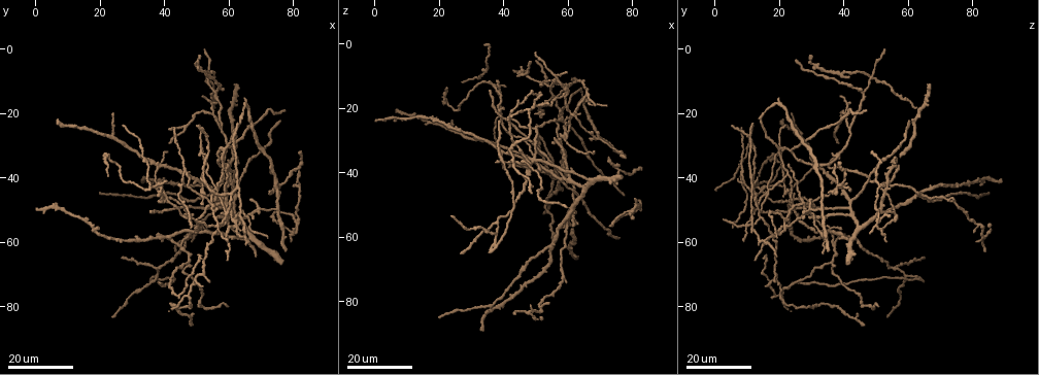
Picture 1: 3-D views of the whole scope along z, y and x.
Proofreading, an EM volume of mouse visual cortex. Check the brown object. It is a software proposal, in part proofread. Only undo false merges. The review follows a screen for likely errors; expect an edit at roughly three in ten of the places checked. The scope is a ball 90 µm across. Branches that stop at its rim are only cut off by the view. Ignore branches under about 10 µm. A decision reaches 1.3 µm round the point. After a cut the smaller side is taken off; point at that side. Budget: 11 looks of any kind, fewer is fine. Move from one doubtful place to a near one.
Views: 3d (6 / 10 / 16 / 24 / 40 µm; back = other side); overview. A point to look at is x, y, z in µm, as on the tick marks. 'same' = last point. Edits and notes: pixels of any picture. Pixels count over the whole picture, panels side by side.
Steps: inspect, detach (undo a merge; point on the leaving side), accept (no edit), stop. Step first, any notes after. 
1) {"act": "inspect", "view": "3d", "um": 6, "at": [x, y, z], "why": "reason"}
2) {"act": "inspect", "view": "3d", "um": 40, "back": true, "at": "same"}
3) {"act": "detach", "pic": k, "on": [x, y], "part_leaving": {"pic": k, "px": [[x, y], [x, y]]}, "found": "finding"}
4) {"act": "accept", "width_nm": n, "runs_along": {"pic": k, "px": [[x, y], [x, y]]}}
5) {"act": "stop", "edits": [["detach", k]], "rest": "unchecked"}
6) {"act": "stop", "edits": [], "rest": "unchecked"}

{"act": "inspect", "view": "3d", "um": 16, "at": [47.5, 66.5, 36.5]}

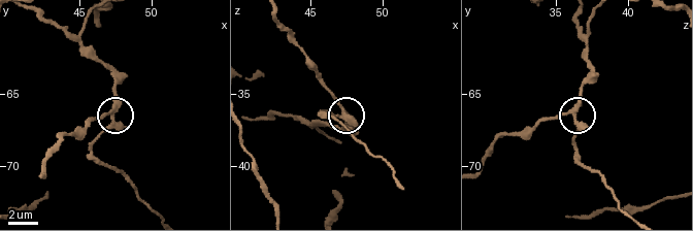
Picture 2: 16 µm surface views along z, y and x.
{"act": "inspect", "view": "3d", "um": 6, "at": [47.4, 66.2, 36.2], "why": "zoom in"}

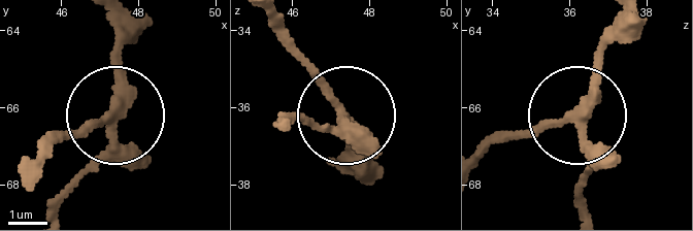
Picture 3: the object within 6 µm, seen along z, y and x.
{"act": "inspect", "view": "3d", "um": 6, "back": true, "at": [47.25, 66.35, 36.10]}

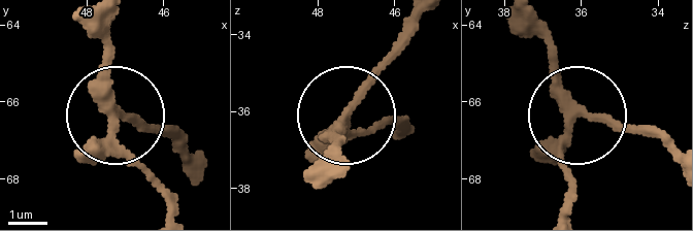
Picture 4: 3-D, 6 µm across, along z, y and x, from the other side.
{"act": "accept", "arms": 3, "runs_along": {"pic": 4, "px": [[114, 20], [114, 128], [176, 194]]}, "found": "continuous, no second cell"}

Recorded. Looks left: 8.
{"act": "inspect", "view": "3d", "um": 16, "at": [38.0, 67.5, 55.5], "why": "three-way junction"}

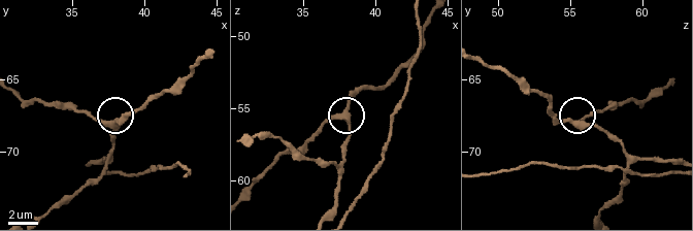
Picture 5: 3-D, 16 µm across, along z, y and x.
{"act": "inspect", "view": "3d", "um": 10, "at": [37.6, 68.2, 55.4], "why": "closer look"}

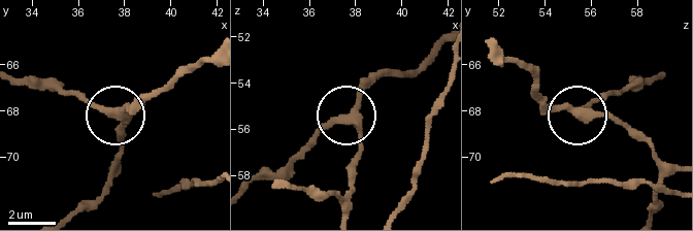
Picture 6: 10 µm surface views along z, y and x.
{"act": "accept", "side_arm_um": 16, "runs_along": {"pic": 6, "px": [[210, 55], [109, 116], [59, 88]]}, "found": "one cell here"}

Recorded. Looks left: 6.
{"act": "inspect", "view": "3d", "um": 16, "at": [36.0, 71.5, 64.5], "why": "sharp bend"}

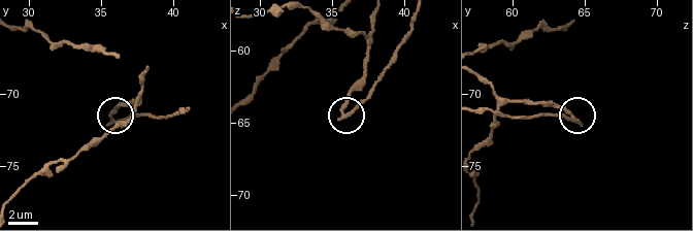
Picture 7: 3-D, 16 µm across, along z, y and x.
{"act": "inspect", "view": "3d", "um": 10, "at": [36.0, 71.6, 64.2], "why": "closer look"}

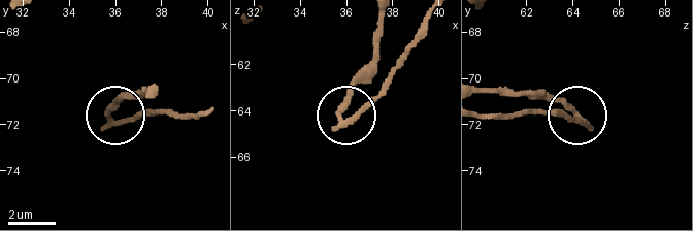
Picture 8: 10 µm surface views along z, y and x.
{"act": "detach", "pic": 8, "on": [136, 116], "part_leaving": {"pic": 8, "px": [[113, 126], [146, 113], [200, 113]]}, "found": "a second cell is stuck on"}

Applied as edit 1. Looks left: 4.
{"act": "inspect", "view": "3d", "um": 16, "at": [59.0, 49.5, 41.0], "why": "small branch off a trunk"}

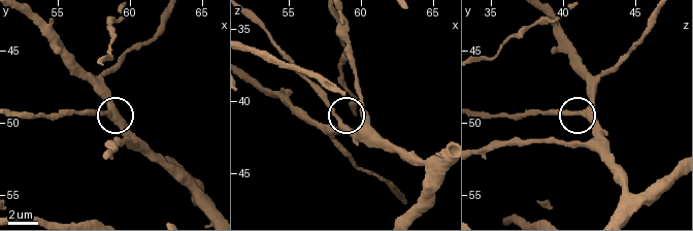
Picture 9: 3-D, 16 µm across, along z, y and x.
{"act": "inspect", "view": "3d", "um": 10, "at": [58.6, 49.0, 41.8], "why": "zoom in"}

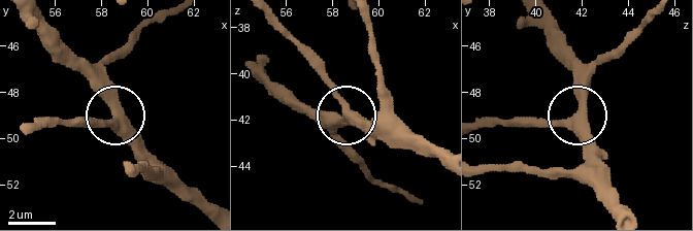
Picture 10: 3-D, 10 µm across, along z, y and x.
{"act": "accept", "width_nm": 390, "runs_along": {"pic": 10, "px": [[441, 164], [353, 122], [335, 87], [301, 54]]}, "found": "continuous, no second cell"}

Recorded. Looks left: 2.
{"act": "inspect", "view": "3d", "um": 16, "at": [59.5, 51.5, 14.0], "why": "two arms in line, one across"}

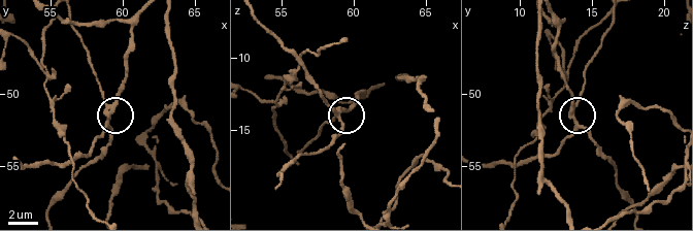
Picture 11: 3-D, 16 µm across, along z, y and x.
{"act": "inspect", "view": "3d", "um": 10, "at": [59.2, 51.2, 13.6]}

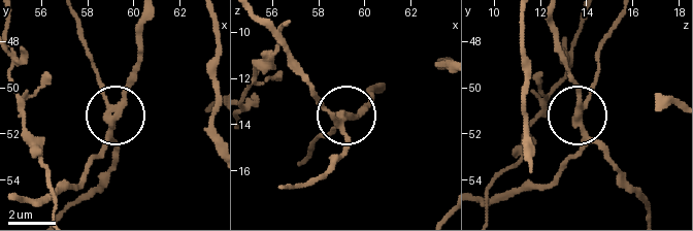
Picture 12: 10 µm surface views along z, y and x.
{"act": "detach", "pic": 12, "on": [97, 72], "arms": 3, "found": "a second cell is stuck on"}

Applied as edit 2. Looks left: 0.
{"act": "stop", "edits": [["detach", 8], ["detach", 12]], "rest": "unchecked"}

